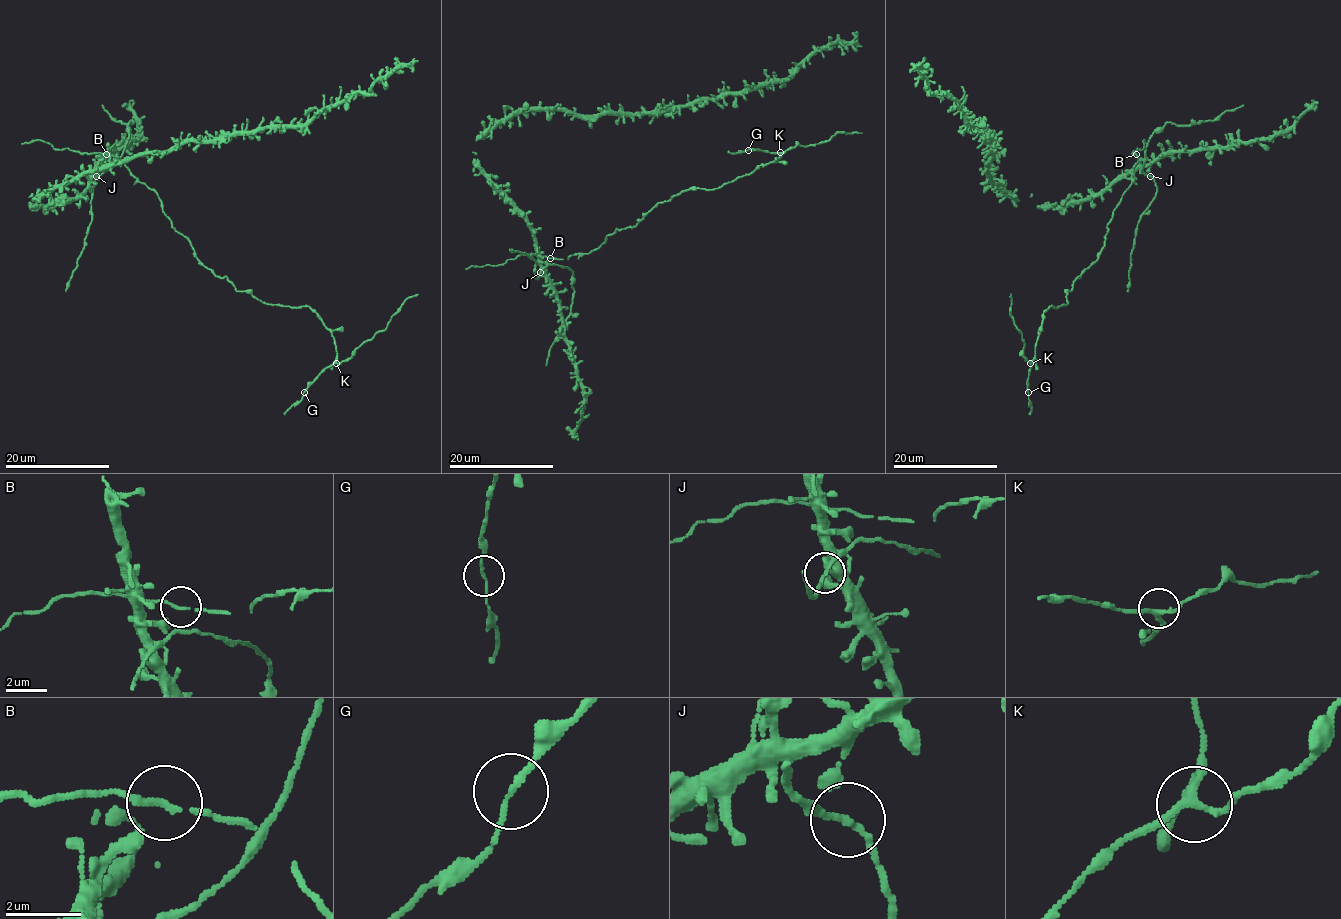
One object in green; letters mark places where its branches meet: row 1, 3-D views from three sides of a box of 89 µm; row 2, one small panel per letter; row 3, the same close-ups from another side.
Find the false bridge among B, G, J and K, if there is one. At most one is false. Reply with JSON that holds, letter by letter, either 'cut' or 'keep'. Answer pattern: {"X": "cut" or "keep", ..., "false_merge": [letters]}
{"B": "keep", "G": "keep", "J": "keep", "K": "keep", "false_merge": []}

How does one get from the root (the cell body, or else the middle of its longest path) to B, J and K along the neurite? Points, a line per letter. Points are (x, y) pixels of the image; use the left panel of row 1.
B: (81, 193), (92, 177), (92, 170), (106, 154)
J: (81, 193), (97, 167), (96, 176)
K: (81, 193), (99, 162), (118, 157), (216, 275), (266, 304), (310, 307), (332, 334), (336, 363)

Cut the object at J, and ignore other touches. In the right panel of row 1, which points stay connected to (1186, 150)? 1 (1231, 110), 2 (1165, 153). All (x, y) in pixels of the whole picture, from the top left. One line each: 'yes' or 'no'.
1: no
2: yes

